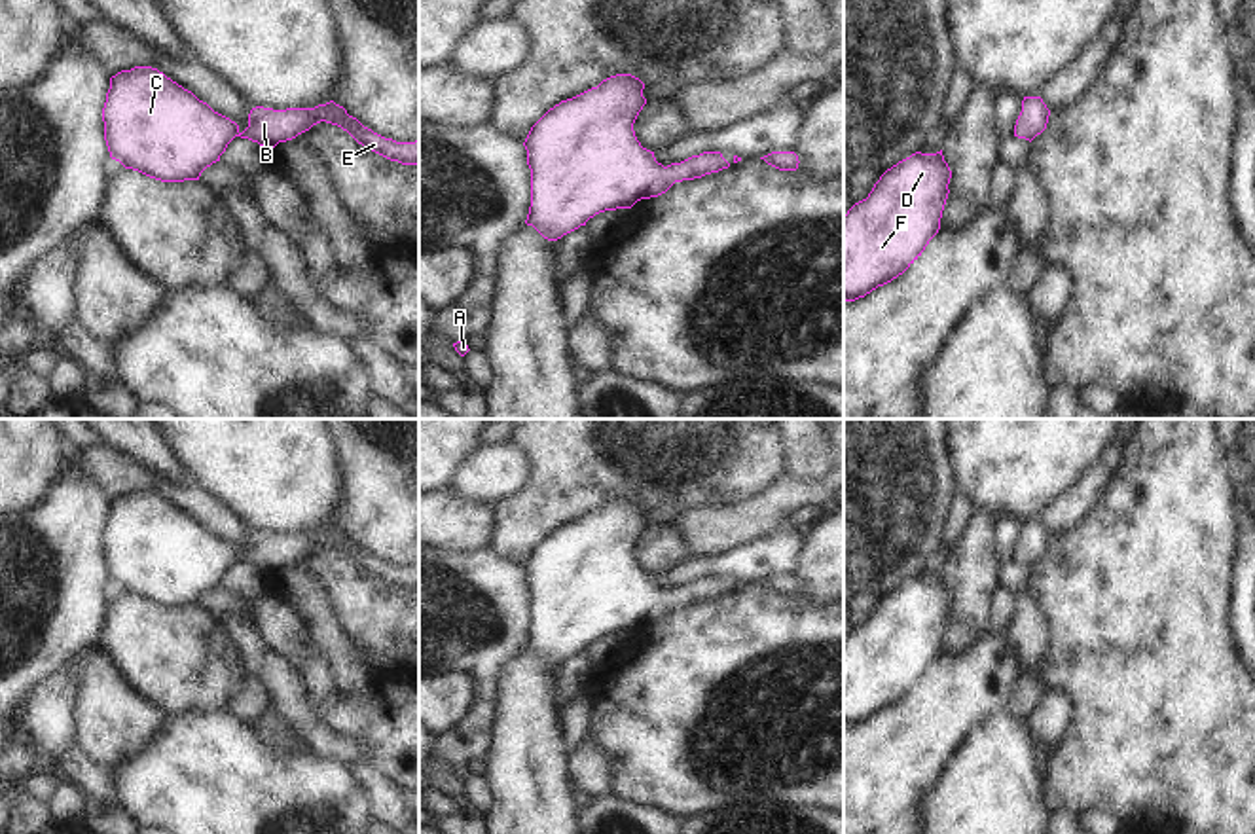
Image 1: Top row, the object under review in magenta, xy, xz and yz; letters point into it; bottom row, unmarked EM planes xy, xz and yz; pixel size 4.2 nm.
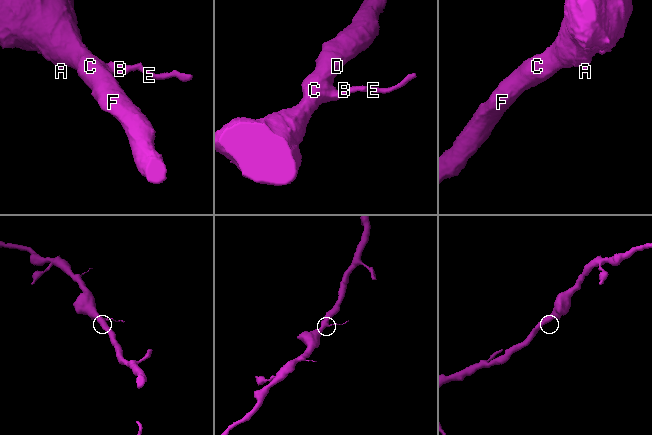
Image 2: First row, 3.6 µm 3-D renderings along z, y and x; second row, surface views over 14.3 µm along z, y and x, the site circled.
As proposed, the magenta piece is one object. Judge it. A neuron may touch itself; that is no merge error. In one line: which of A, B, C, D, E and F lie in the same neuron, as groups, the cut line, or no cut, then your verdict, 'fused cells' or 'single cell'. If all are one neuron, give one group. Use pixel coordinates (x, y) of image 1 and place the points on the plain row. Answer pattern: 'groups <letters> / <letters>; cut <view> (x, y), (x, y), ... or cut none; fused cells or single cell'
groups A B C D E F; cut none; single cell

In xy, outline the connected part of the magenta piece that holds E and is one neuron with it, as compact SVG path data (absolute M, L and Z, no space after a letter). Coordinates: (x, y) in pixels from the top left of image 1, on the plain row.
M135 491L110 502L102 546L110 582L161 607L199 605L235 561L271 574L320 546L341 552L358 569L391 586L419 589L419 565L385 563L334 525L315 533L256 531L241 557L235 546L152 491Z

